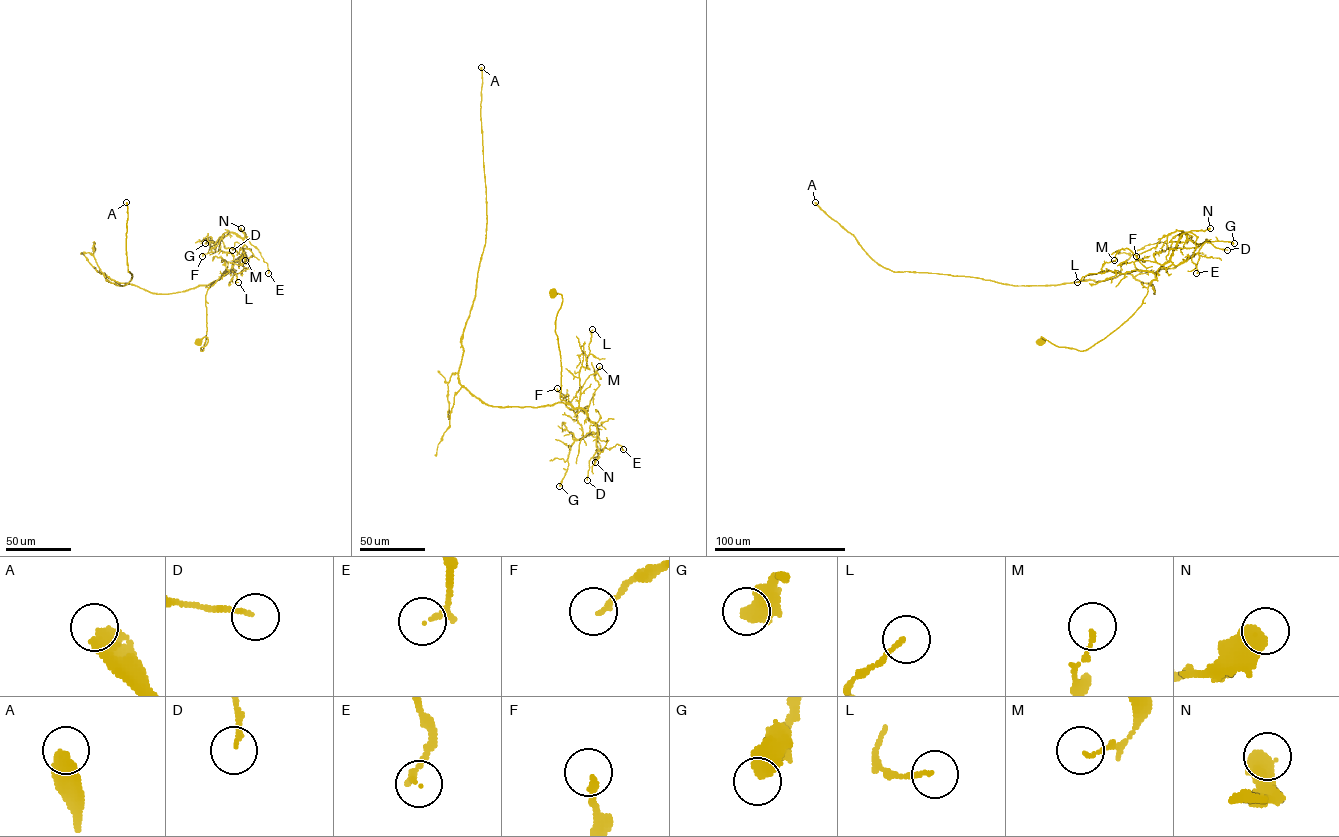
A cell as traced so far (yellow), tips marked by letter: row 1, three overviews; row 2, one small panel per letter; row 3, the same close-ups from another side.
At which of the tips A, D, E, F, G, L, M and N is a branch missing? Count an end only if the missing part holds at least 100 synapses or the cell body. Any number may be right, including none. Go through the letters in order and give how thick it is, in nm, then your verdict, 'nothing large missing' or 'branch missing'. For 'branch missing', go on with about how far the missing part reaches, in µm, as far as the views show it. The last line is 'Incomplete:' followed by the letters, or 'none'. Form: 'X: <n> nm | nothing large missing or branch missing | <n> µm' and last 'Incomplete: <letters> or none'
A: 500 nm | branch missing | 150 µm
D: 130 nm | nothing large missing
E: 160 nm | nothing large missing
F: 160 nm | nothing large missing
G: 550 nm | nothing large missing
L: 110 nm | nothing large missing
M: 110 nm | nothing large missing
N: 650 nm | nothing large missing
Incomplete: A

